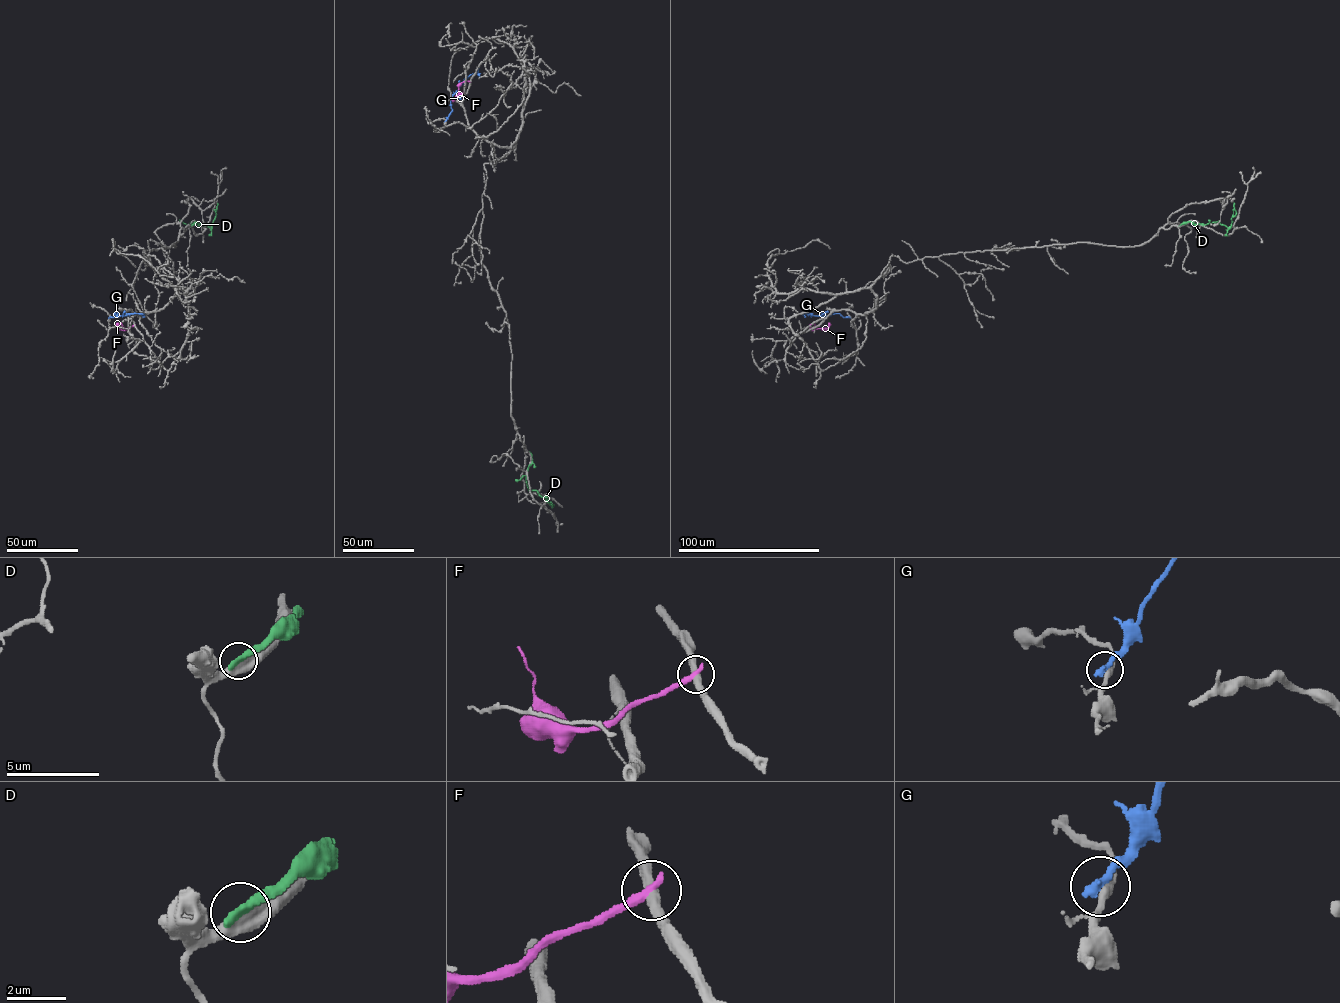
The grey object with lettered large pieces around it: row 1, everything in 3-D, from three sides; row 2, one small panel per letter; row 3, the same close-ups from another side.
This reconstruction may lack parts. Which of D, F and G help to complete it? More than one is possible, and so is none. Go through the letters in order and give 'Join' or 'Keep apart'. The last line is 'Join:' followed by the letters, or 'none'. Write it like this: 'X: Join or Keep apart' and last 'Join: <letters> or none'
D: Keep apart
F: Keep apart
G: Keep apart
Join: none

